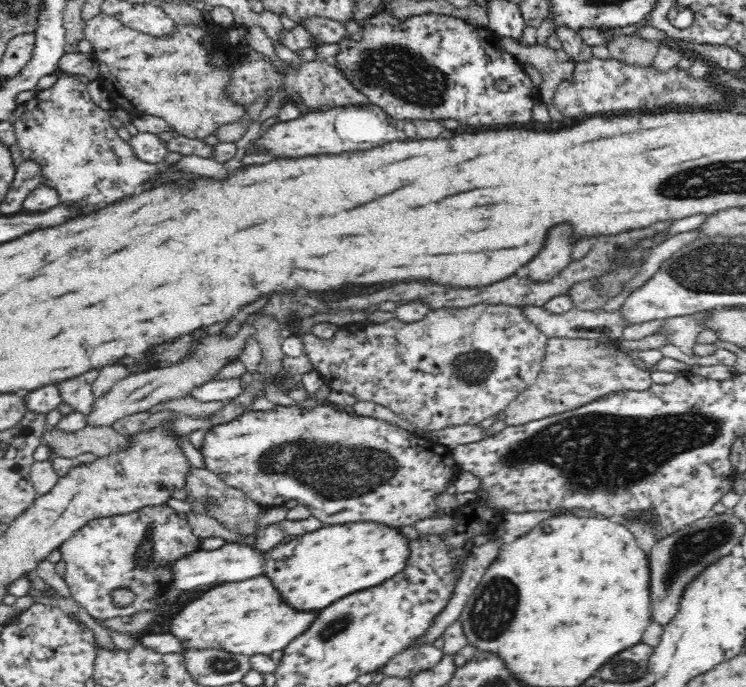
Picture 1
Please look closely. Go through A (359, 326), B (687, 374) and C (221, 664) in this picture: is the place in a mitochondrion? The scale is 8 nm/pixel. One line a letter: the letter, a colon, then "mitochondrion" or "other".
A: other
B: other
C: mitochondrion

